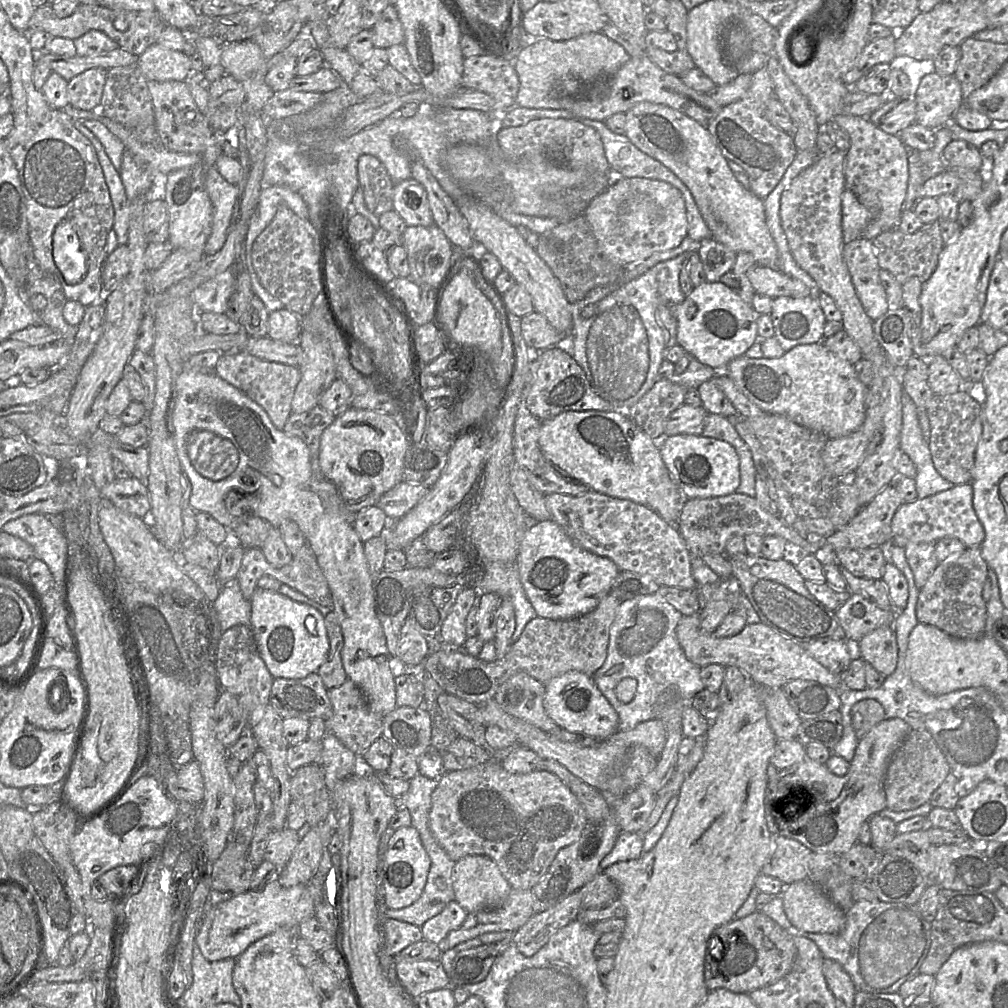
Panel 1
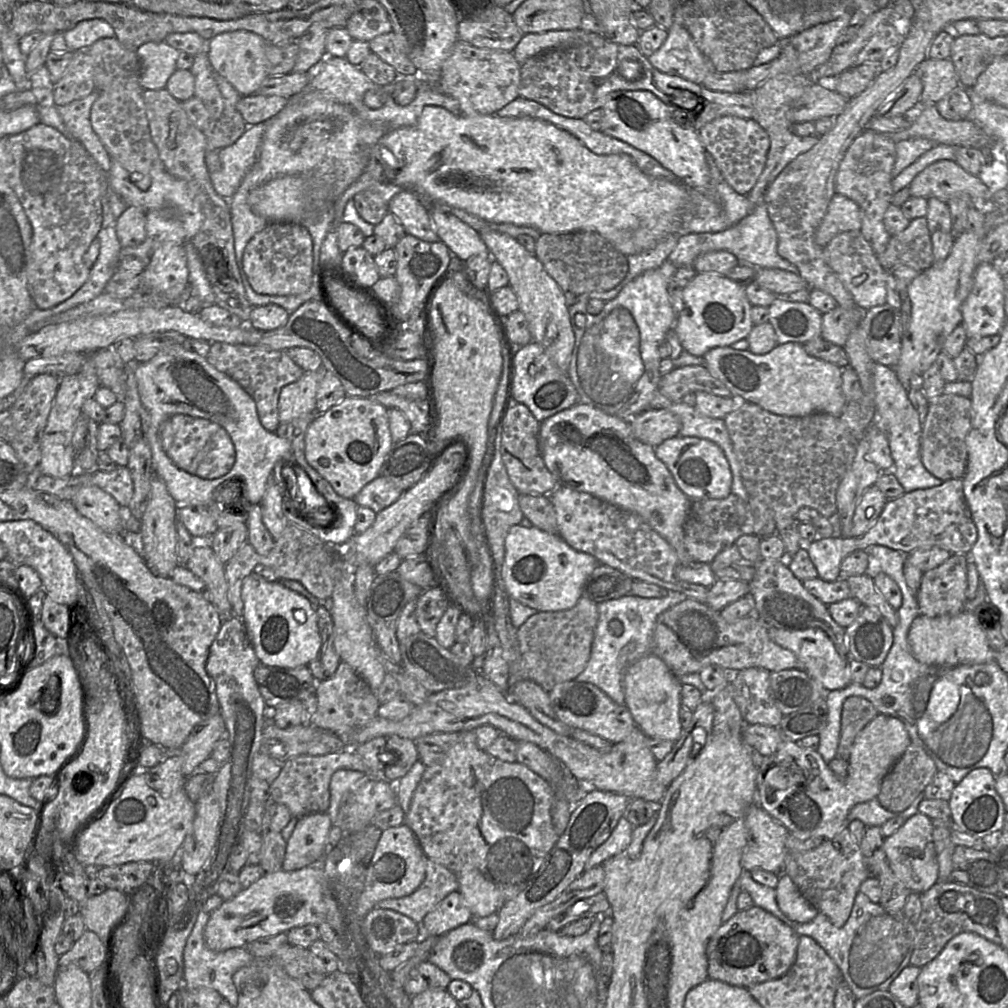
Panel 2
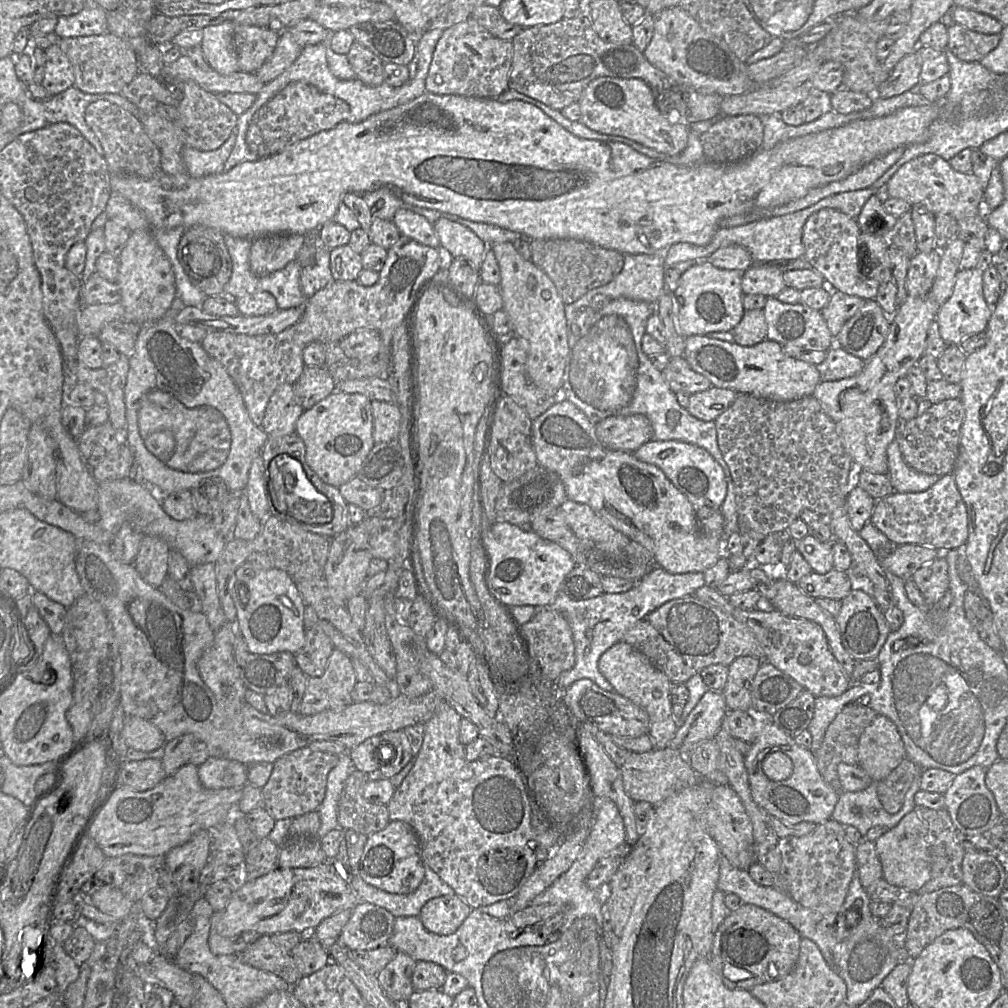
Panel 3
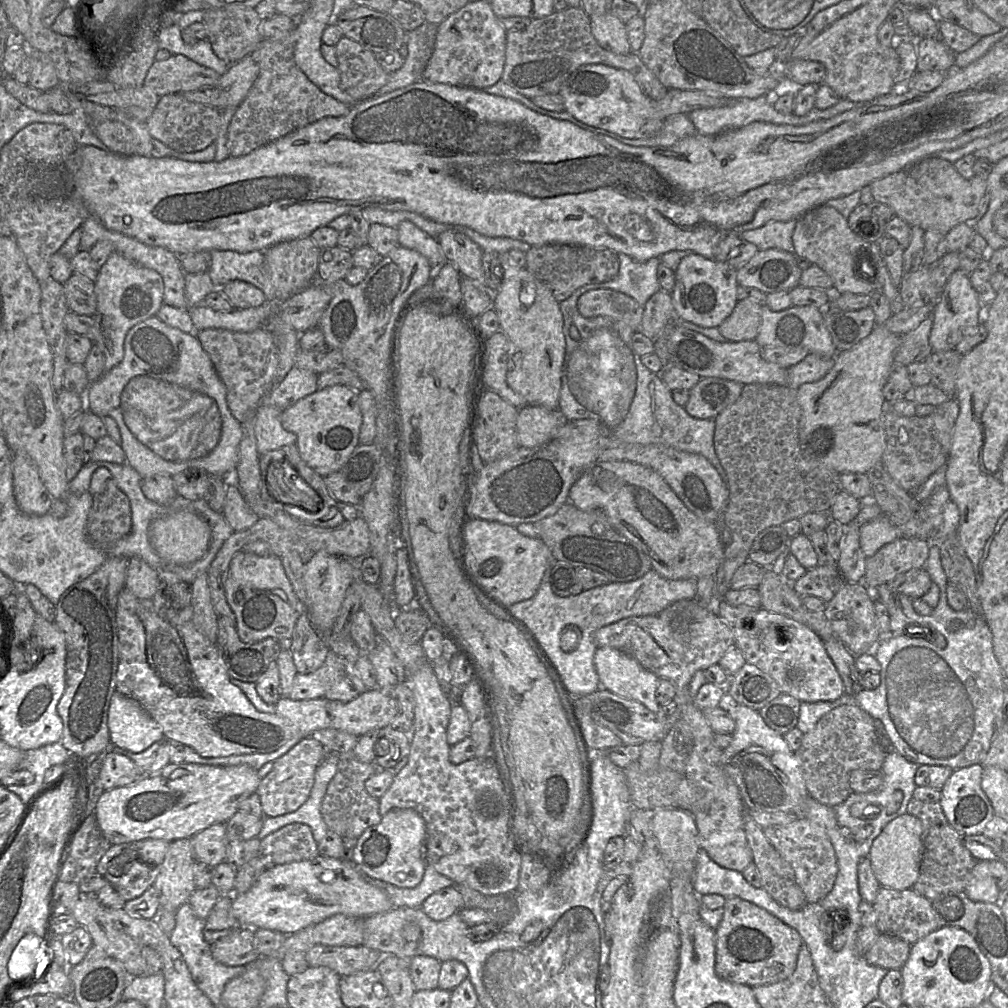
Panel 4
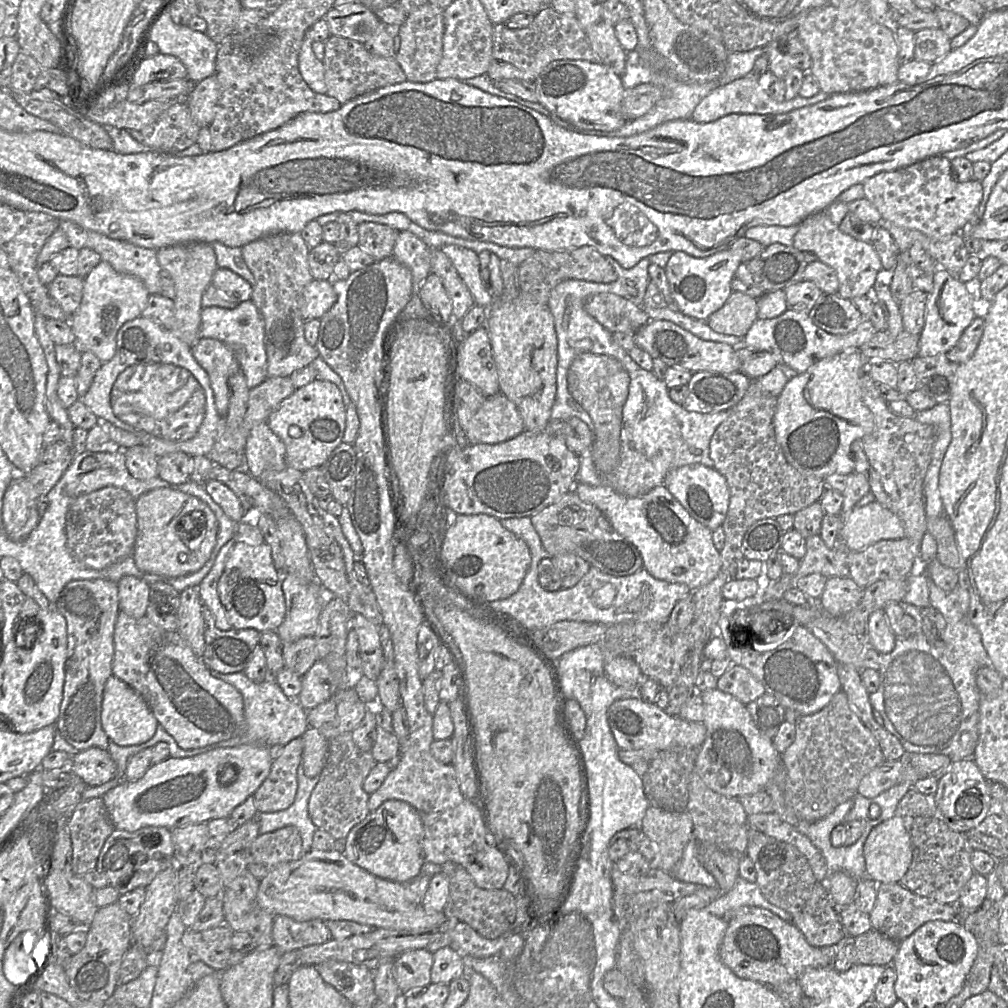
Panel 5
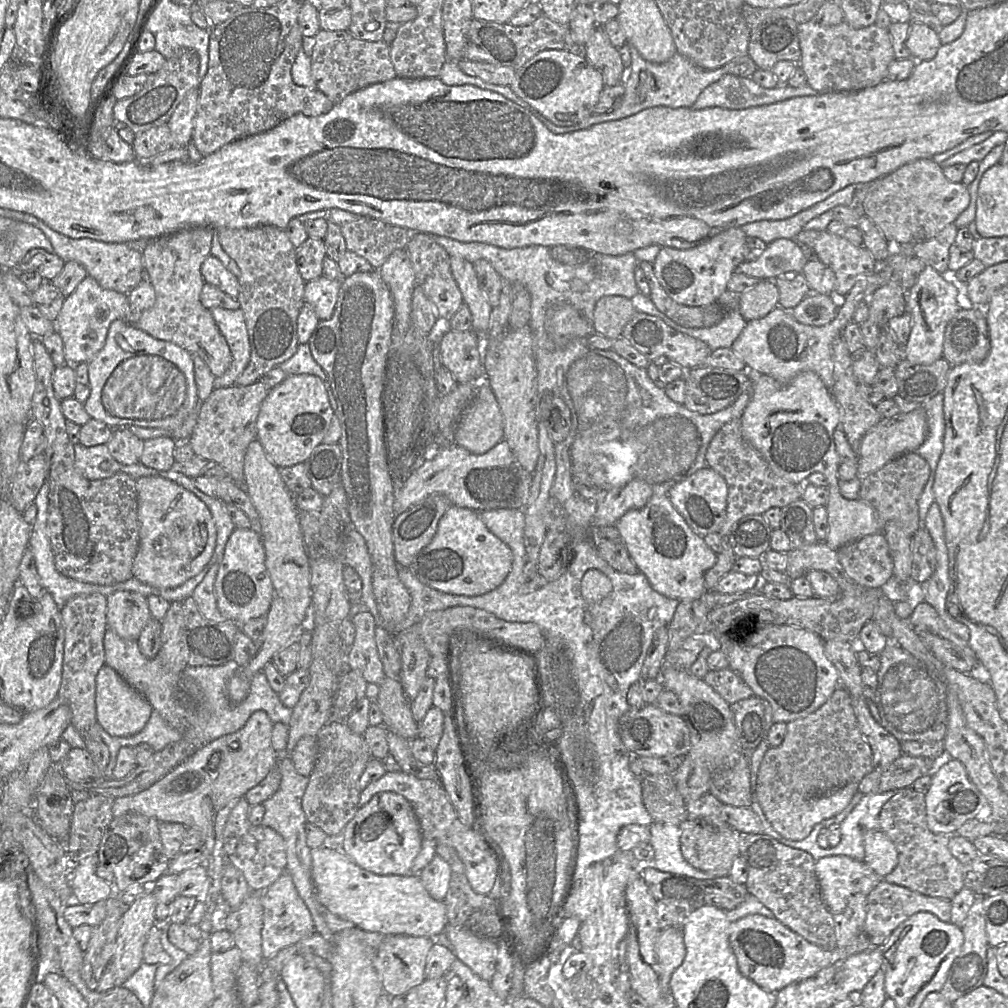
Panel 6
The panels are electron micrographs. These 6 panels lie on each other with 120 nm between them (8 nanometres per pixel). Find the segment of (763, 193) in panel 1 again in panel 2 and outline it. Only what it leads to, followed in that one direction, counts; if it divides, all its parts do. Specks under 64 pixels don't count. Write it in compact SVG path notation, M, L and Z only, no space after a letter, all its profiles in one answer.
M721 116L702 127L698 135L728 185L739 194L748 196L766 164L770 148L767 132L753 119Z

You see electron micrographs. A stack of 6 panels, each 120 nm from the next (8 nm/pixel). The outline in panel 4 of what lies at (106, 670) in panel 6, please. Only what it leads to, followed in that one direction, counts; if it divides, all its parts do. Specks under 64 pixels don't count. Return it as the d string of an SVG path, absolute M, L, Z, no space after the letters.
M118 690L111 697L107 722L112 745L133 753L165 738L162 727L143 706Z

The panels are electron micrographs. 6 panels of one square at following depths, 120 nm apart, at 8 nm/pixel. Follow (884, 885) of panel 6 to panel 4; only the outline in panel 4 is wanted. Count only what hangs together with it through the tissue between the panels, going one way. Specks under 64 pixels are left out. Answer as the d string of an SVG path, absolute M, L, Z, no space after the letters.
M880 886L873 907L877 915L875 926L880 933L900 938L909 945L913 945L937 929L937 917L933 911L931 901L912 889L894 890Z

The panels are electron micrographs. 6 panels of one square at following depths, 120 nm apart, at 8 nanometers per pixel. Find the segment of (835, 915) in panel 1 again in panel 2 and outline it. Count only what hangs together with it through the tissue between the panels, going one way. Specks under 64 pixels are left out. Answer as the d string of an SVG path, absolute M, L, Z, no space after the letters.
M779 874L776 887L777 903L781 911L791 920L806 923L819 912L802 894L793 880L786 874Z

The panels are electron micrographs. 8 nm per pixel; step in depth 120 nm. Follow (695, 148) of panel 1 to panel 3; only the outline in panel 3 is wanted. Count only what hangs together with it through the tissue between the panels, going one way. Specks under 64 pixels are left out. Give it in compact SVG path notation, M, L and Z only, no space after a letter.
M598 77L587 85L577 103L581 109L580 122L596 132L623 136L670 156L686 148L691 127L687 122L672 122L661 113L650 86L641 79Z

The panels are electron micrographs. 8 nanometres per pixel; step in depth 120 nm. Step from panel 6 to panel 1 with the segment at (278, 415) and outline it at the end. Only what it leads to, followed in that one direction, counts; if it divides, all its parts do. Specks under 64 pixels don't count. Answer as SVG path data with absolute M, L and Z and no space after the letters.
M349 406L323 431L319 448L319 466L324 477L335 484L348 511L376 506L379 498L402 481L402 472L410 440L398 426L394 415Z

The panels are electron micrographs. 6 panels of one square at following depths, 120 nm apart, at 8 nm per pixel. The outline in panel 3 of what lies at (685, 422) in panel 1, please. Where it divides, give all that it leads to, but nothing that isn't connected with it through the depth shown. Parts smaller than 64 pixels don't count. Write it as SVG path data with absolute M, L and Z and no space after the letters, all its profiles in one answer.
M641 414L608 417L594 424L597 438L611 450L633 452L653 439L652 426Z

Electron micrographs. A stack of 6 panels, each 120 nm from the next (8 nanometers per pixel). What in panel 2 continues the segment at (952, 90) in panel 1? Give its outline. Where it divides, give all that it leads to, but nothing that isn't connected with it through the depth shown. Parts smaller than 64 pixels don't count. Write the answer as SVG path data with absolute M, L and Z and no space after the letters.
M927 57L918 65L916 72L922 81L921 106L935 105L960 85L959 77L950 59Z

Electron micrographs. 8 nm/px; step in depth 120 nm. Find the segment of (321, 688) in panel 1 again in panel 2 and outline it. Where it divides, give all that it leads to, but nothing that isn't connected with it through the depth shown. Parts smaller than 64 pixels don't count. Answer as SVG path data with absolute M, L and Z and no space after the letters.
M260 663L254 670L254 678L265 705L274 709L316 694L317 680L307 665L282 668Z

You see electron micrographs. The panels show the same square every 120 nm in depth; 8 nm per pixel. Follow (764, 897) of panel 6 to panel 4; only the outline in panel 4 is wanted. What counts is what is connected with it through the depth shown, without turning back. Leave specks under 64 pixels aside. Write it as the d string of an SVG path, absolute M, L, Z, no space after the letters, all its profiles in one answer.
M745 809L744 828L762 887L781 905L798 910L808 904L792 866L769 842L763 828Z

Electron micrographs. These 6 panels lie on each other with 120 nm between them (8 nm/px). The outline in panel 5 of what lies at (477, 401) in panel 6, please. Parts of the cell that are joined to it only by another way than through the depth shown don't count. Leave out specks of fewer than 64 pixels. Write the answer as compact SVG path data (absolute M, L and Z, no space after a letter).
M502 393L486 398L467 425L470 444L499 444L525 431L516 405Z

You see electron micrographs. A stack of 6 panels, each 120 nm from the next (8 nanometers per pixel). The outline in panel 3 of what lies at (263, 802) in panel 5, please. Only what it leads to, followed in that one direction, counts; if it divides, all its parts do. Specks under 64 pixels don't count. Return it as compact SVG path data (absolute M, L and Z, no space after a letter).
M308 746L283 755L273 763L270 778L261 788L265 810L275 821L286 818L297 818L306 813L316 811L325 797L328 774L337 763L337 755L312 750Z

